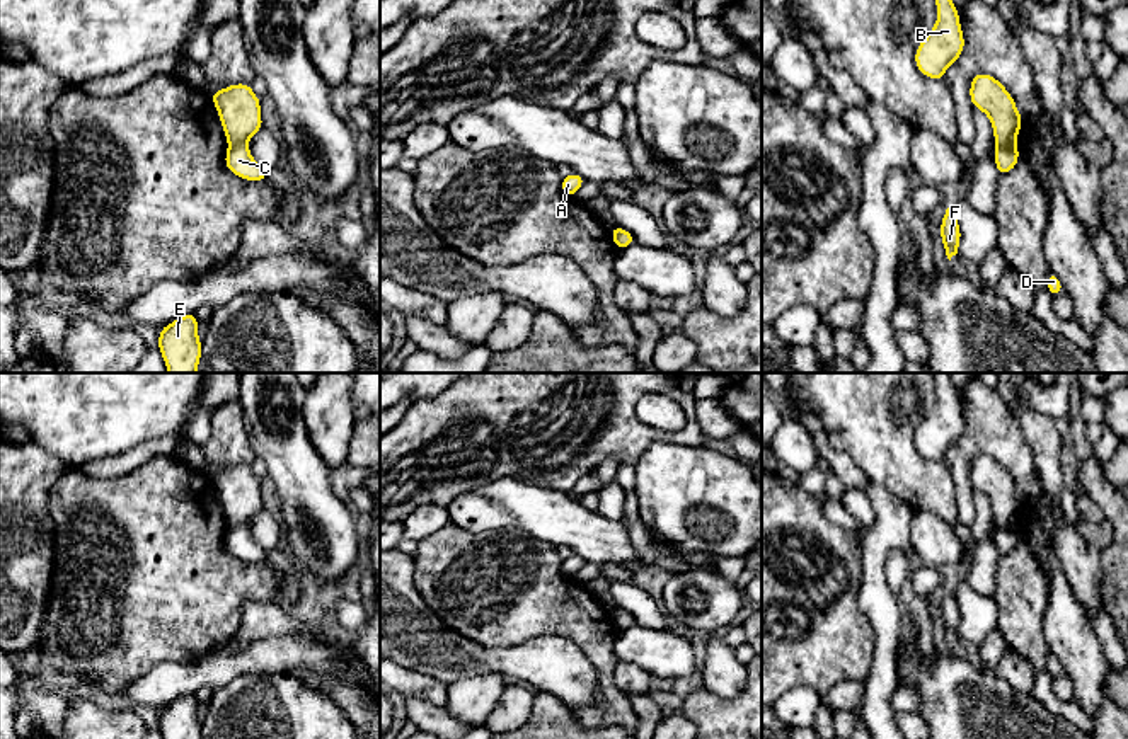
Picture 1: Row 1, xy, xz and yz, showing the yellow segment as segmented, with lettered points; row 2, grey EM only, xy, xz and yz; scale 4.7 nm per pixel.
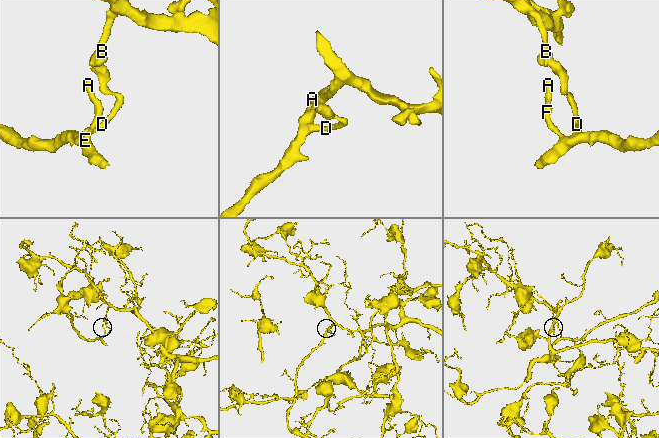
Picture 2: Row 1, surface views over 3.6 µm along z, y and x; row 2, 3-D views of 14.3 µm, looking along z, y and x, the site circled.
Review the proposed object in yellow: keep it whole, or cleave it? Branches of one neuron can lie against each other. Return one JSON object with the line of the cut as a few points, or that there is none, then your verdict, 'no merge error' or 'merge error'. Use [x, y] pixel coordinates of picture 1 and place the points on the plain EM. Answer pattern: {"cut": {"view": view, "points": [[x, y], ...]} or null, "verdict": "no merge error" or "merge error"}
{"cut": {"view": "xy", "points": [[246, 523], [230, 527]]}, "verdict": "merge error"}

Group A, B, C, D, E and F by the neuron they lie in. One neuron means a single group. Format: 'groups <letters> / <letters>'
groups A C D E F / B

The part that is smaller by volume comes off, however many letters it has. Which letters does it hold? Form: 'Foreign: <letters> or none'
Foreign: A, C, D, E, F

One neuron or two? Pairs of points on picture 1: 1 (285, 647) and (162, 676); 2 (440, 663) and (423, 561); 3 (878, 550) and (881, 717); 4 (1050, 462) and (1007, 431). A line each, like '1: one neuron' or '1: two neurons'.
1: one neuron
2: two neurons
3: one neuron
4: two neurons

